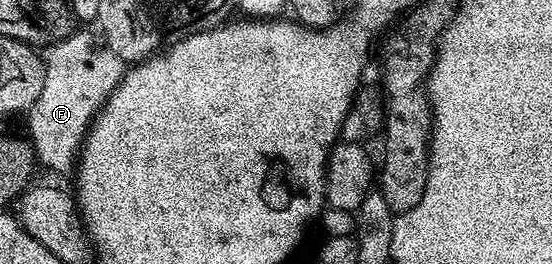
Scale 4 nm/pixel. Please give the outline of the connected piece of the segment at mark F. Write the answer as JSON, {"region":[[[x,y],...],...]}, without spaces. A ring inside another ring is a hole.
{"region":[[[73,31],[68,38],[53,42],[42,54],[44,76],[42,93],[27,111],[28,139],[37,161],[56,171],[75,167],[79,150],[97,111],[123,78],[121,58],[108,47],[101,31]]]}

